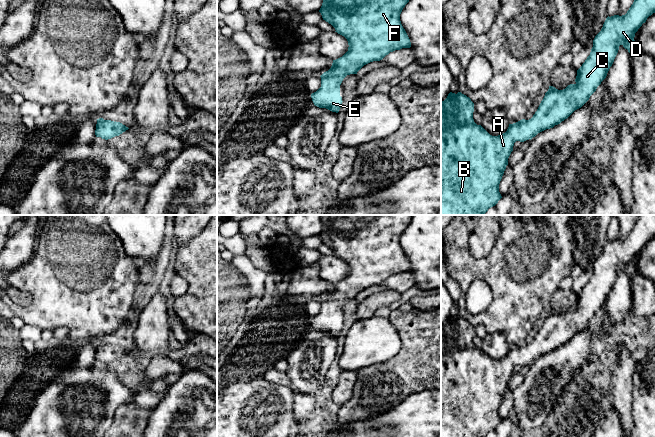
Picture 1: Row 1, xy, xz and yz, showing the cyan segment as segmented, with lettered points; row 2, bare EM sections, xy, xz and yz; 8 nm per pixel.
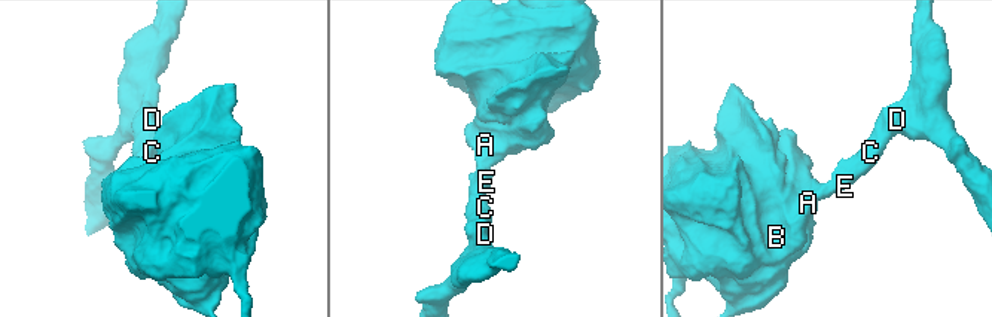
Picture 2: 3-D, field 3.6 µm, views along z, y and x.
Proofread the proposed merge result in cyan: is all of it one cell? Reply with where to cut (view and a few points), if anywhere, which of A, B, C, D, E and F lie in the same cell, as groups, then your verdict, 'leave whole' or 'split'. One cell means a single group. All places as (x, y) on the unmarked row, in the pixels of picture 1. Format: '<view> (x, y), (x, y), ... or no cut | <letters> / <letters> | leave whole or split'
no cut | A B C D E F | leave whole

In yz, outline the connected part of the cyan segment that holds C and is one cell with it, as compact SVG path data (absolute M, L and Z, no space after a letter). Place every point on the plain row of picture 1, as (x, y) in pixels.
M638 215L636 223L625 239L614 239L606 242L601 255L593 264L590 279L577 294L576 307L568 309L563 314L549 310L533 341L529 344L522 343L509 348L507 355L501 359L492 360L481 349L474 346L474 327L469 321L461 316L457 318L450 316L447 322L441 326L441 437L486 437L489 432L495 430L502 422L499 408L508 389L508 382L513 375L514 367L531 364L538 357L560 348L575 334L581 332L606 302L618 277L619 270L622 269L629 277L639 274L634 264L635 257L653 237L655 237L655 215Z

